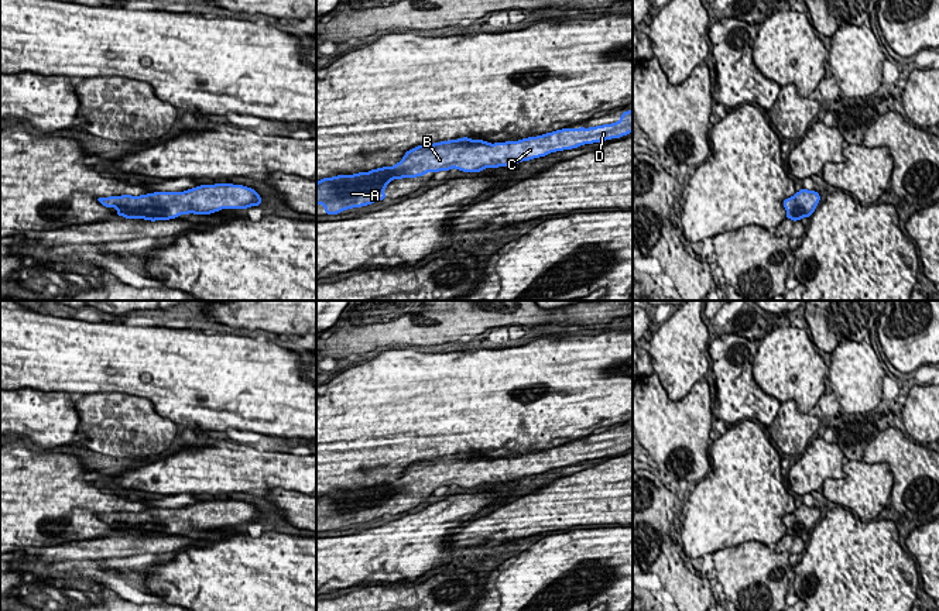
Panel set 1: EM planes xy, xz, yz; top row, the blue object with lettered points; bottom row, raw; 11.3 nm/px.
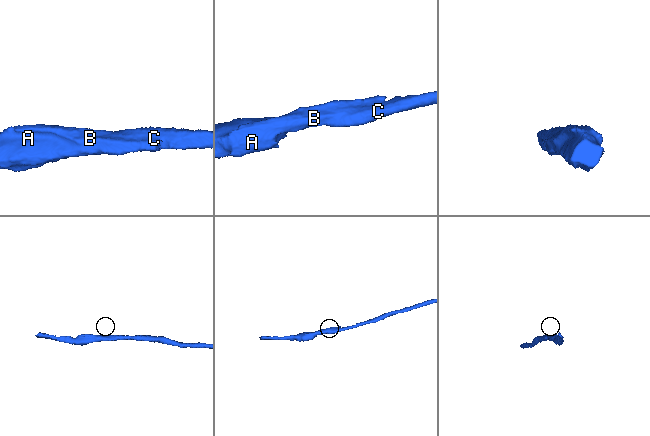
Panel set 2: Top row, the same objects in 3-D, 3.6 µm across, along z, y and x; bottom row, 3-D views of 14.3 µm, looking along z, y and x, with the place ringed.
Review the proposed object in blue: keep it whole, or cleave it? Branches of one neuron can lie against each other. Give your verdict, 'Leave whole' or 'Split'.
Leave whole

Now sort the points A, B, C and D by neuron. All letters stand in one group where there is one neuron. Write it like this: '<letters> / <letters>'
A B C D

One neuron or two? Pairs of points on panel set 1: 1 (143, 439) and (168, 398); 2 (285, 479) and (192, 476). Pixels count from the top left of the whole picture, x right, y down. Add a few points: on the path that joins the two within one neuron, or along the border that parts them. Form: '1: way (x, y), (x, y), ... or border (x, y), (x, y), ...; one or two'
1: border (156, 409), (177, 424); two
2: way (263, 474), (215, 474); one

